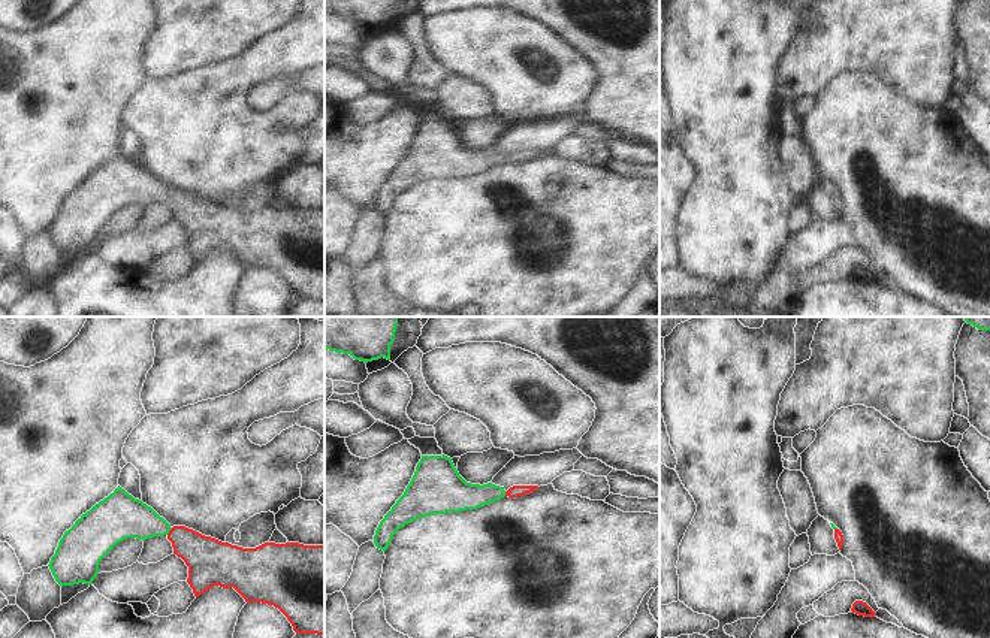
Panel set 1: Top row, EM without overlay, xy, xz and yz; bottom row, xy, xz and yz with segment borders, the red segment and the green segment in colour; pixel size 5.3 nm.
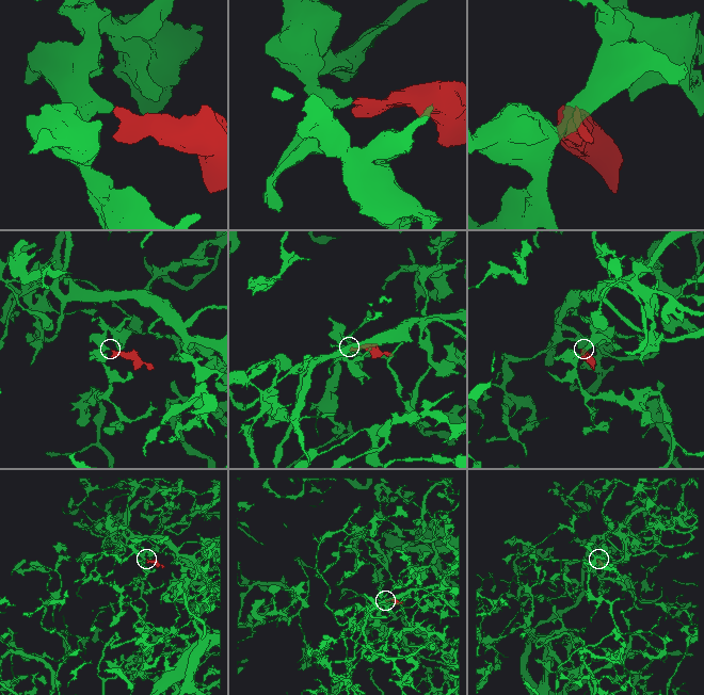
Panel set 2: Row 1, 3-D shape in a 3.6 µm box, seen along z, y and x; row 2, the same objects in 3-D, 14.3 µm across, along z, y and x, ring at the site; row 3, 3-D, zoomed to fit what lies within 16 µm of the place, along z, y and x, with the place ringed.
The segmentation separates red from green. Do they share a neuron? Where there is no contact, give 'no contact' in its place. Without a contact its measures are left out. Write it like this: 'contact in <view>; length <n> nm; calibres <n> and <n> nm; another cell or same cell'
contact in xy; length 50 nm; calibres 220 and 220 nm; same cell

